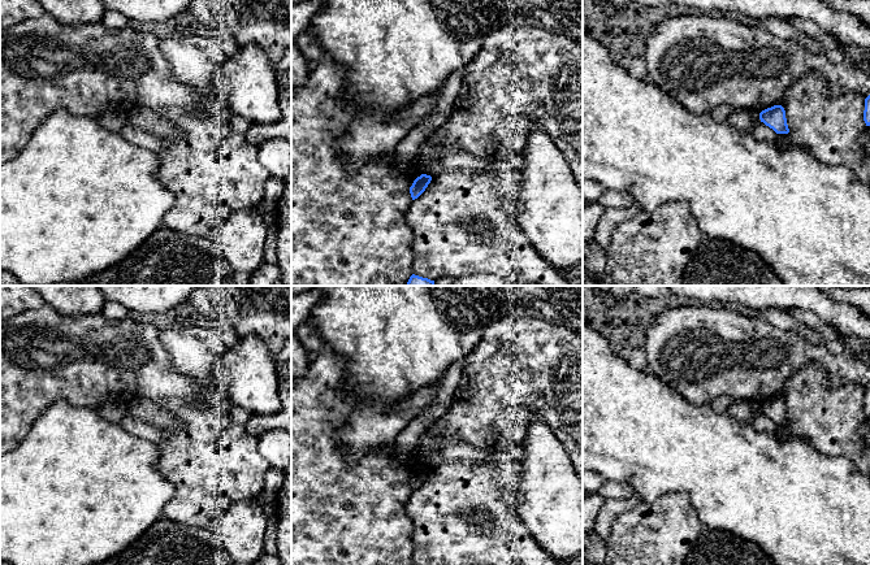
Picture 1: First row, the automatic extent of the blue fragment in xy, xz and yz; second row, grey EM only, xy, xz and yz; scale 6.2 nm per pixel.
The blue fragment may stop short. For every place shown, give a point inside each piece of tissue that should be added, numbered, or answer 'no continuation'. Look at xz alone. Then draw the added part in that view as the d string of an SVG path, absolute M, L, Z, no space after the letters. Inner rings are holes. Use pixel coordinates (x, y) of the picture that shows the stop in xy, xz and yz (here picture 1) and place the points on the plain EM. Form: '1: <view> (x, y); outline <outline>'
no continuation

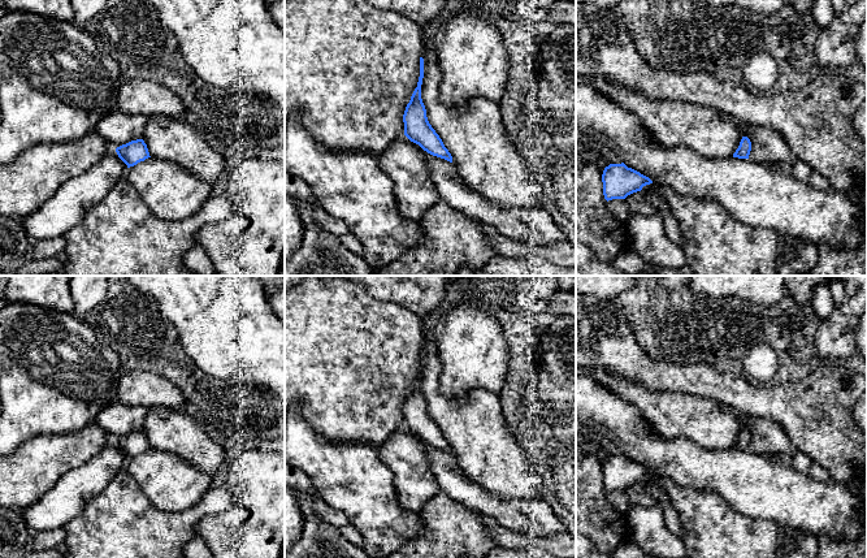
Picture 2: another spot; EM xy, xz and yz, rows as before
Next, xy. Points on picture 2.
no continuation

